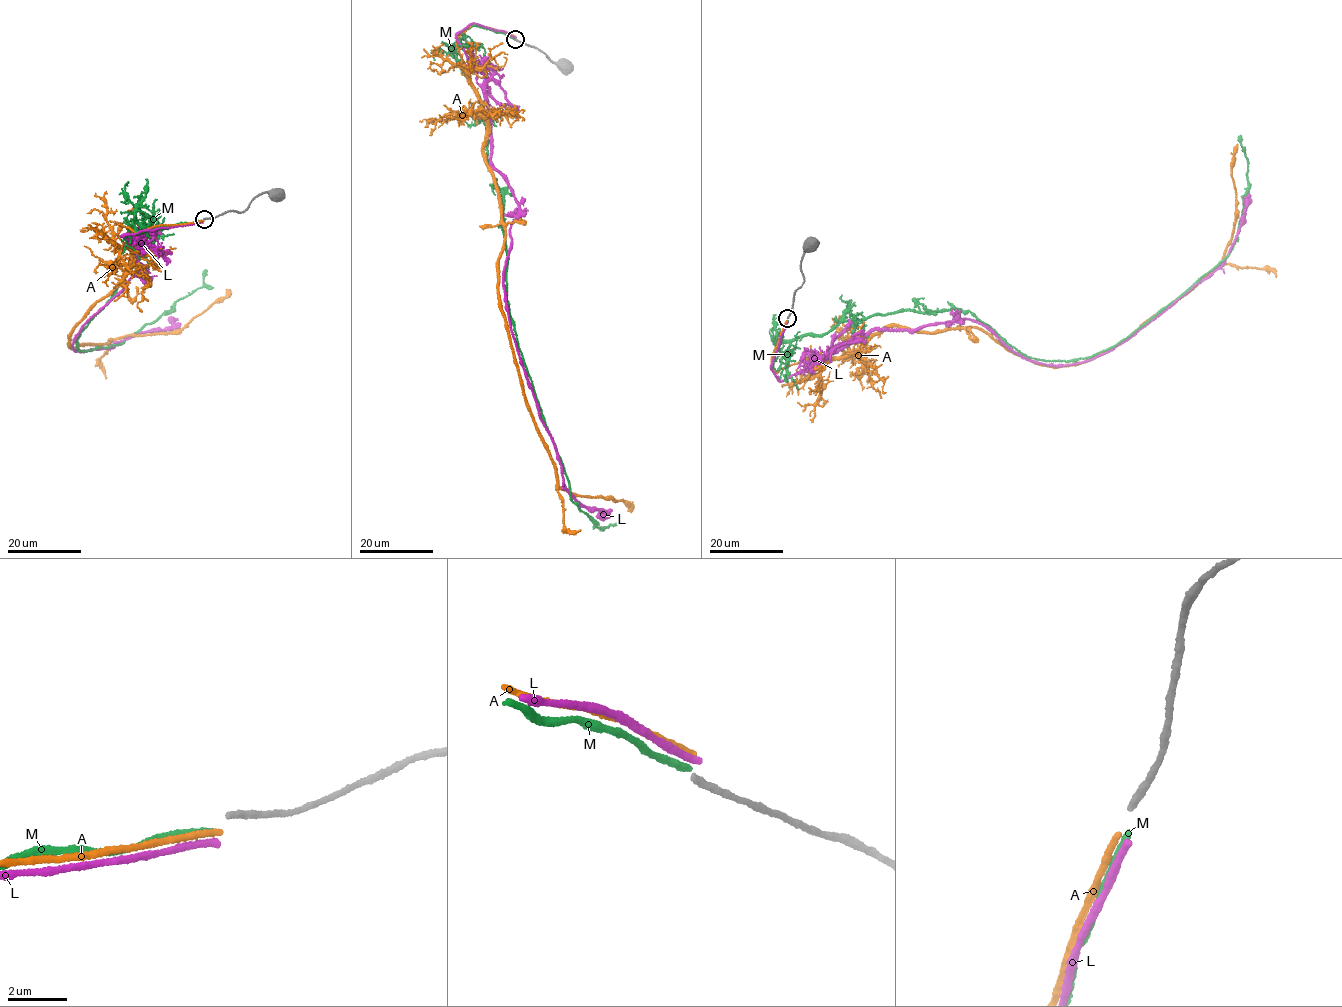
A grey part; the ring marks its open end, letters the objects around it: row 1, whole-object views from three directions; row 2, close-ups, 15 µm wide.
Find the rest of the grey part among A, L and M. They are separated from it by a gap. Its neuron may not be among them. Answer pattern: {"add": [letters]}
{"add": []}

